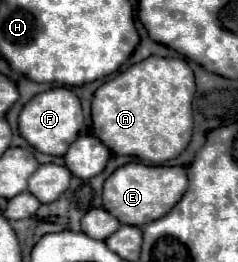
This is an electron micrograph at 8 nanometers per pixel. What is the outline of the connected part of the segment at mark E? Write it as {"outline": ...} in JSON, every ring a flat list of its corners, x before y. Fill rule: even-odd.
{"outline":[[130,162,114,170,112,176,104,182,102,202,120,224,142,228,144,224,166,216,180,202,180,196,184,196,186,190,188,176,184,166,146,166,142,162]]}

